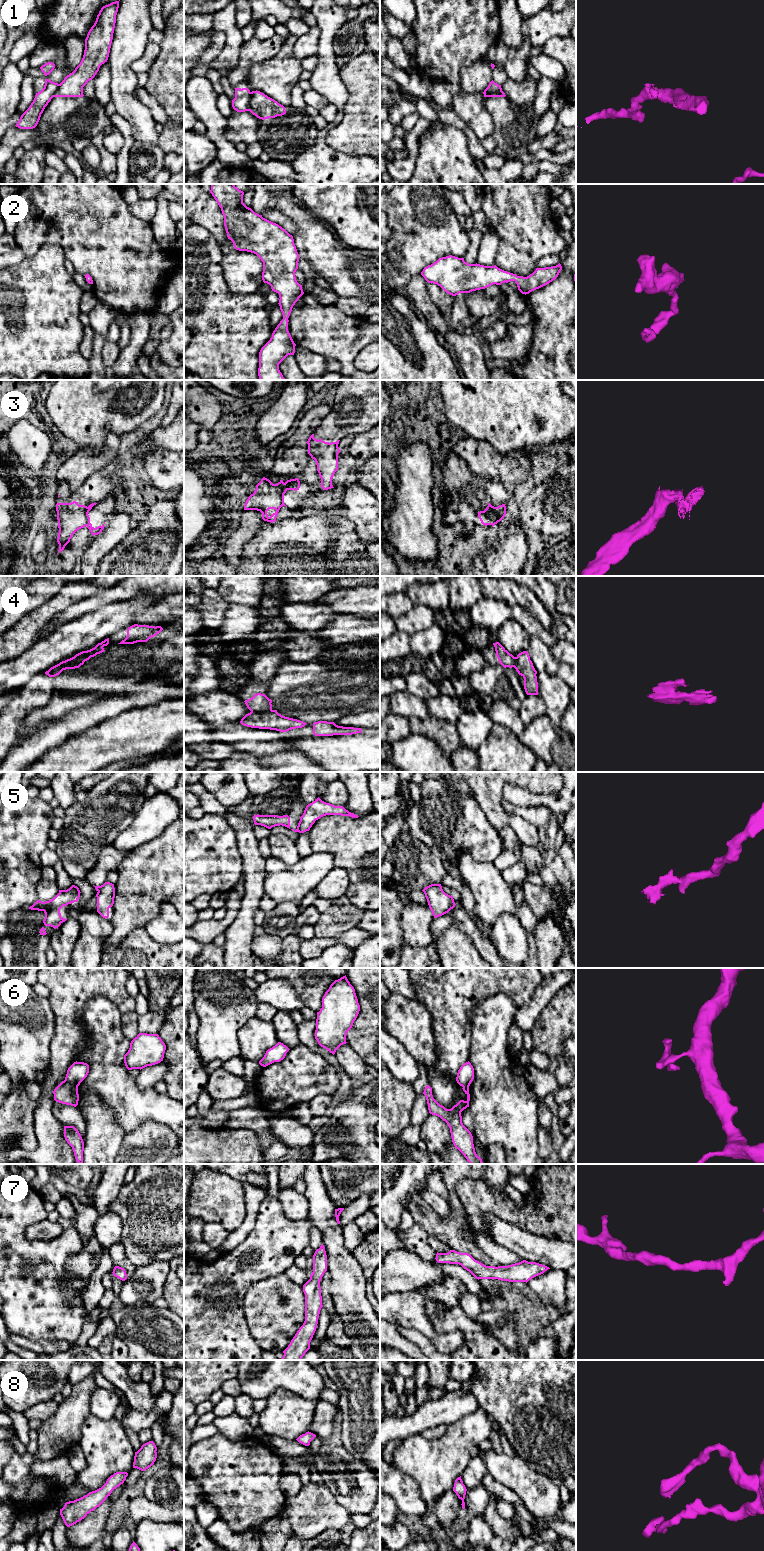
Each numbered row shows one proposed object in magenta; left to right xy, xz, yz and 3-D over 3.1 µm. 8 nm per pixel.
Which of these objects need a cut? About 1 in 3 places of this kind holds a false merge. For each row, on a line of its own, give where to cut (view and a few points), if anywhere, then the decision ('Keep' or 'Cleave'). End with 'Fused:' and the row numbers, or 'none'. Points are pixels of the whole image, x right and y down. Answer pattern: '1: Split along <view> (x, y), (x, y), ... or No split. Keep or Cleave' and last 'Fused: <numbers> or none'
1: Split along xz (251, 92), (250, 108), (248, 110). Cleave
2: No split. Keep
3: Split along yz (487, 508), (487, 515), (494, 524). Cleave
4: Split along xy (87, 654), (82, 659), (73, 662), (68, 668). Cleave
5: Split along xy (102, 885), (97, 890). Cleave
6: No split. Keep
7: No split. Keep
8: No split. Keep
Fused: 1, 3, 4, 5

